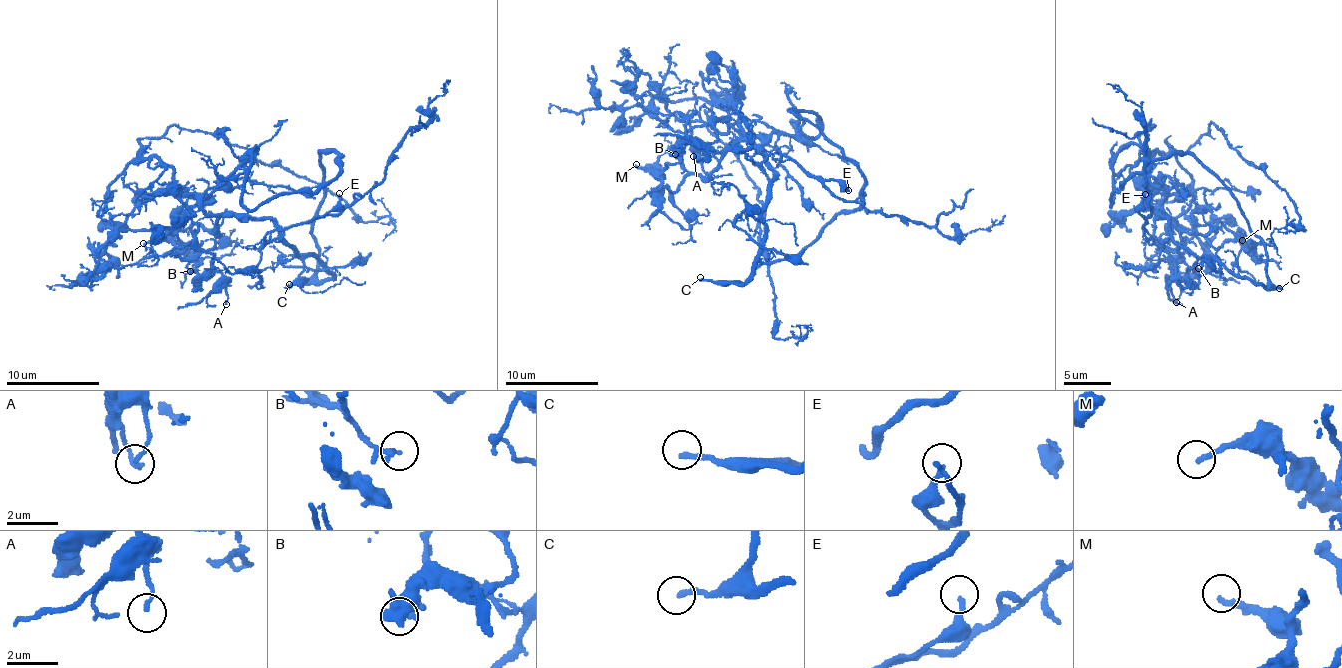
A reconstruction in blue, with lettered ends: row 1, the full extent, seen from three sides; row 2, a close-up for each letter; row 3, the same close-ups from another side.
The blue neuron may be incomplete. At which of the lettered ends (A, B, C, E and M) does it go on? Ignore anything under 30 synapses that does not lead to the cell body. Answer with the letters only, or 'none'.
C

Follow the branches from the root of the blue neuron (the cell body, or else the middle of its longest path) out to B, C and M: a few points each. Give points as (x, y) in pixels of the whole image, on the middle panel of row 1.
B: (739, 98), (737, 95), (734, 103), (743, 137), (716, 152), (685, 140), (683, 150), (675, 154)
C: (739, 98), (734, 103), (741, 128), (774, 176), (761, 214), (764, 242), (755, 273), (743, 283), (700, 277)
M: (739, 98), (732, 96), (731, 113), (686, 134), (680, 160), (668, 163), (660, 174), (651, 173), (636, 164)

